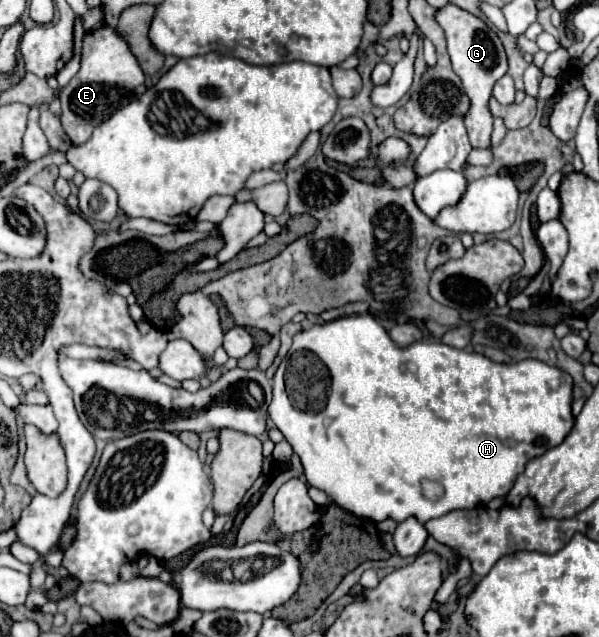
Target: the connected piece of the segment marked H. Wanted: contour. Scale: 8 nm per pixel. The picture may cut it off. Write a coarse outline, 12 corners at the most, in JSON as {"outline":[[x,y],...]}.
{"outline":[[370,316],[294,336],[320,412],[270,418],[382,522],[506,496],[572,432],[572,378]]}

